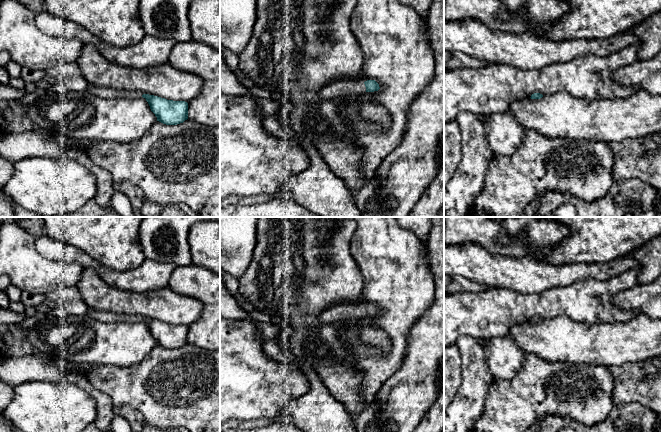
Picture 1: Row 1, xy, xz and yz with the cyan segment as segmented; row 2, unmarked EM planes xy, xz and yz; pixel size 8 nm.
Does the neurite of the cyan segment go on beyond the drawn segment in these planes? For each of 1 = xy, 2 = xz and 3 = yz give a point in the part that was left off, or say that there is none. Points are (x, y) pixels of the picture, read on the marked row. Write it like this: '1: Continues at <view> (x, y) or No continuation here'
1: No continuation here
2: Continues at xz (343, 87)
3: No continuation here

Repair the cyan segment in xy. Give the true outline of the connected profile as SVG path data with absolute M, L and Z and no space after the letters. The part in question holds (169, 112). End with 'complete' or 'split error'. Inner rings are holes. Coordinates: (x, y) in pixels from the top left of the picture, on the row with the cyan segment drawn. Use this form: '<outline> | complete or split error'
M143 94L157 121L166 125L177 125L188 119L188 103L167 100L154 95Z | complete

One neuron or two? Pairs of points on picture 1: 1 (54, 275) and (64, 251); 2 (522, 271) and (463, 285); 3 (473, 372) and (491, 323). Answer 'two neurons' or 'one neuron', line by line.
1: two neurons
2: two neurons
3: two neurons

